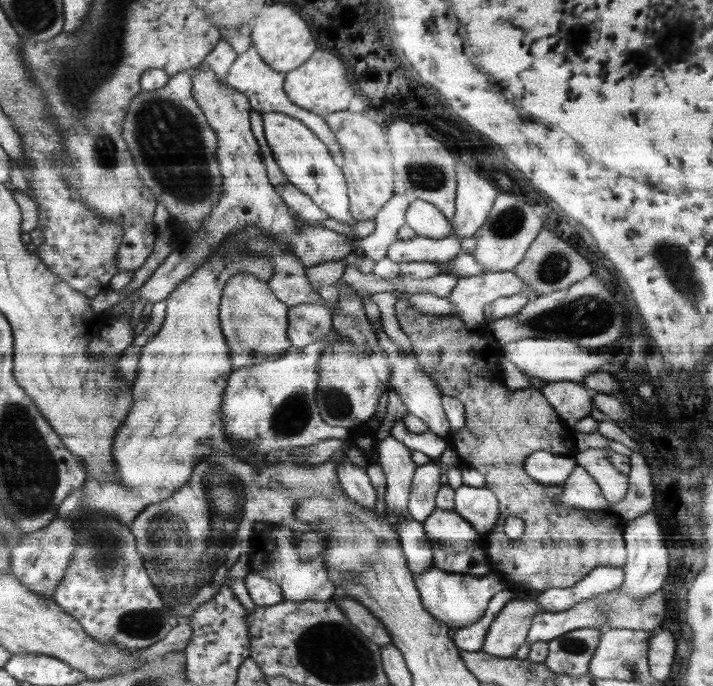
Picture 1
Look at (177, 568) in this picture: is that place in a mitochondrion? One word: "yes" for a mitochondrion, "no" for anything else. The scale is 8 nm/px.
yes

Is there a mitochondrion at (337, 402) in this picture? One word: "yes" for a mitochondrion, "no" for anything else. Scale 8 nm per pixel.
yes

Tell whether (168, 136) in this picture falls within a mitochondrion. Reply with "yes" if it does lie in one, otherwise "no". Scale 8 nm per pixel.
yes

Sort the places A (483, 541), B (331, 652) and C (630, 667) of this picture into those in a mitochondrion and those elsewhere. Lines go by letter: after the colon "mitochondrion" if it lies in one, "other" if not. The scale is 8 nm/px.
A: other
B: mitochondrion
C: mitochondrion

